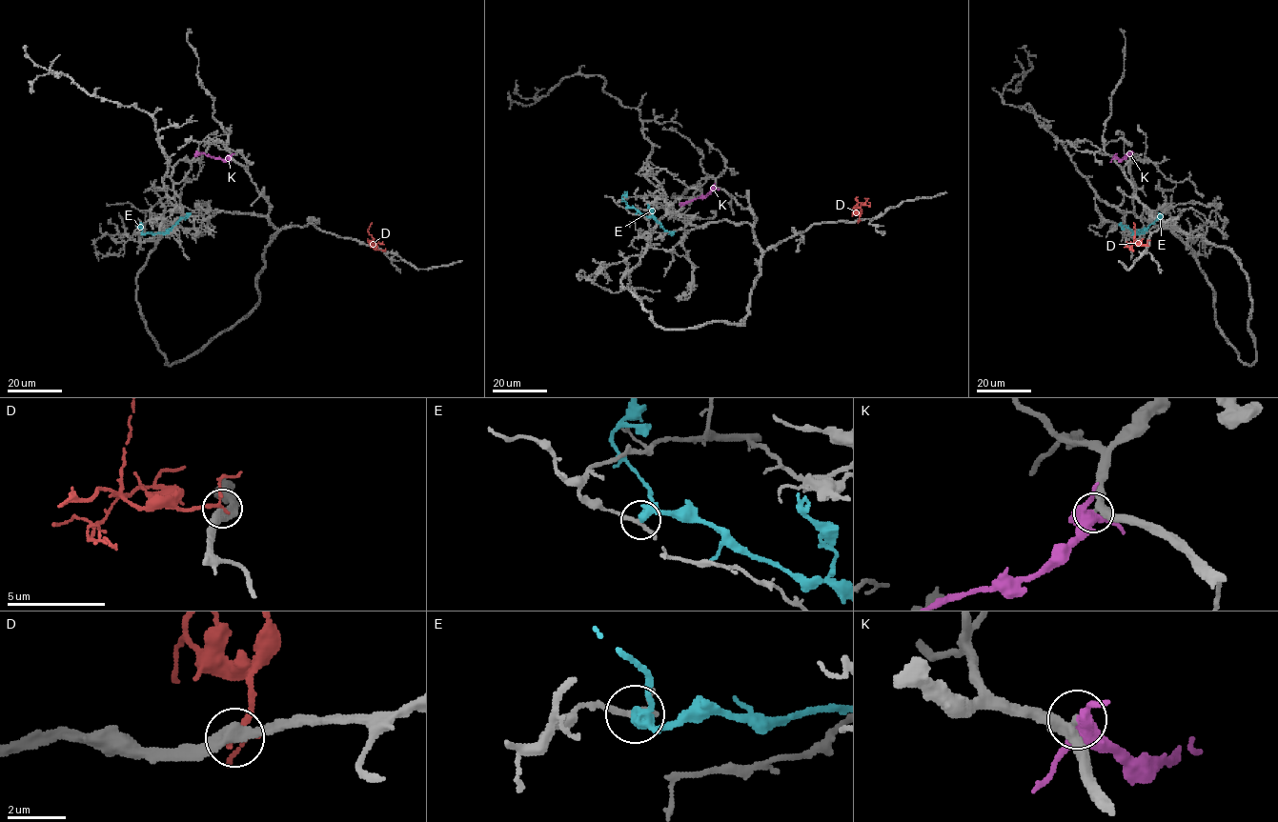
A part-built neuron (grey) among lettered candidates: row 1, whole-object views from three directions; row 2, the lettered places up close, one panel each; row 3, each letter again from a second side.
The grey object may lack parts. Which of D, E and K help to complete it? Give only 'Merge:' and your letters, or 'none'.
Merge: K

